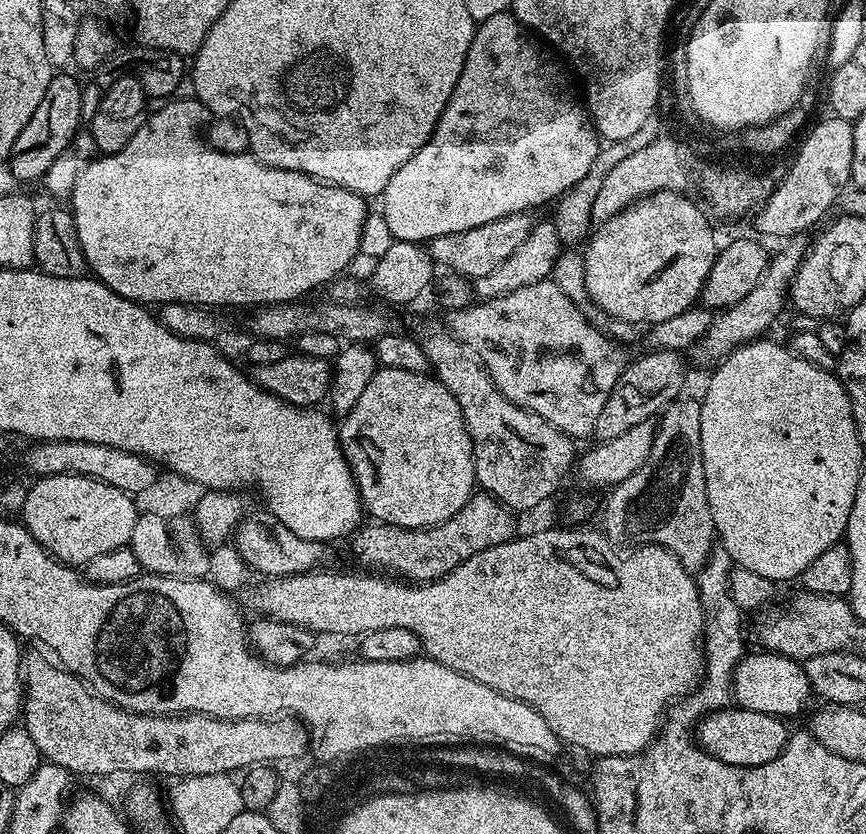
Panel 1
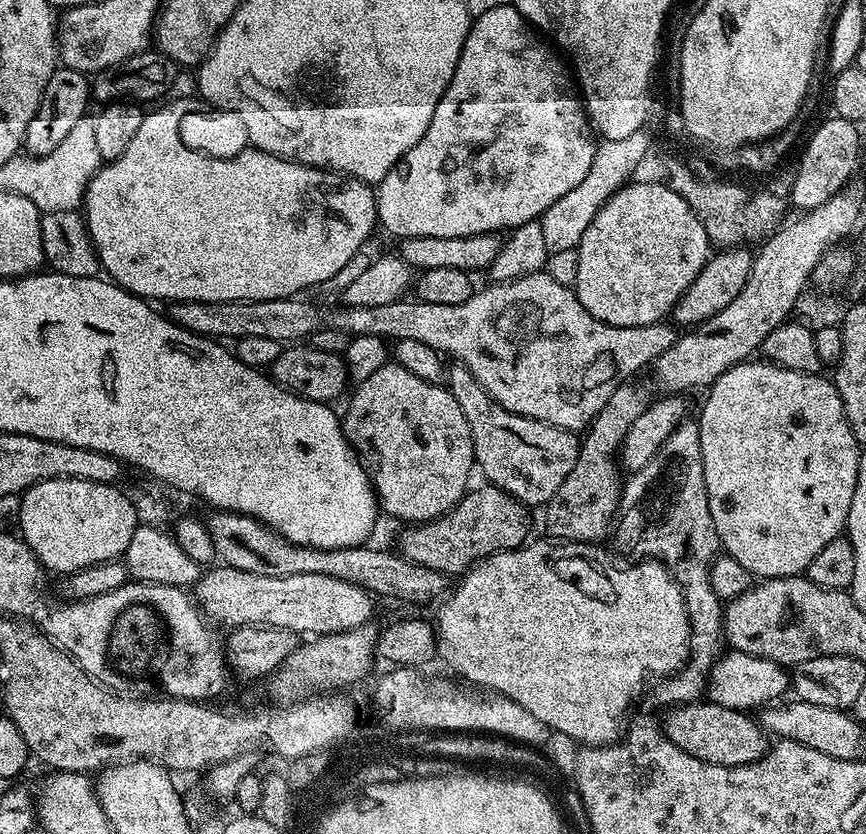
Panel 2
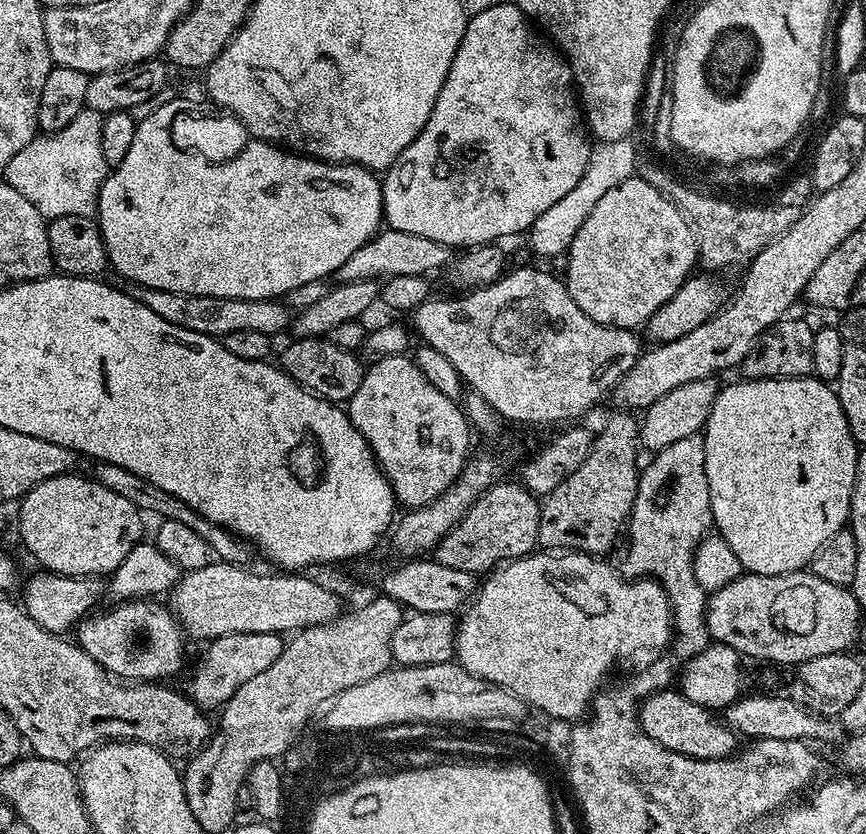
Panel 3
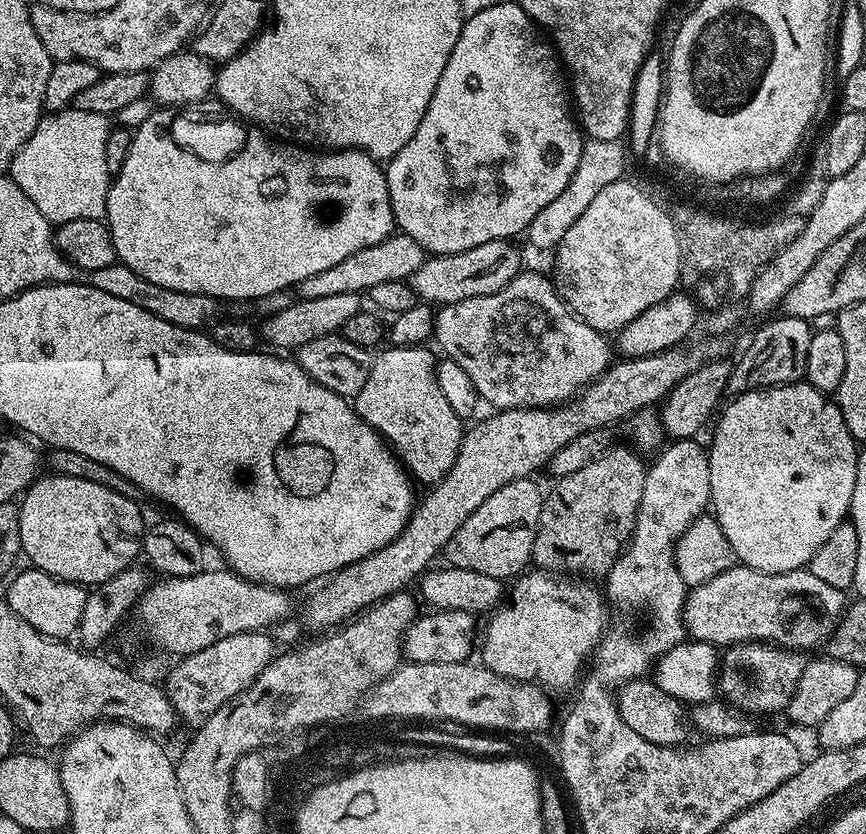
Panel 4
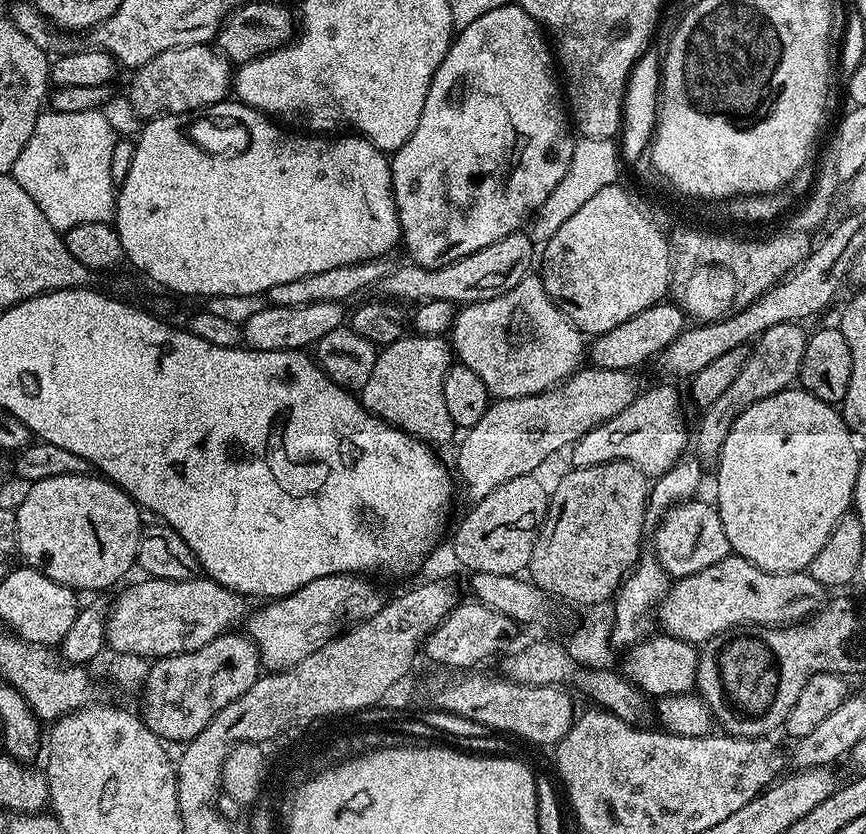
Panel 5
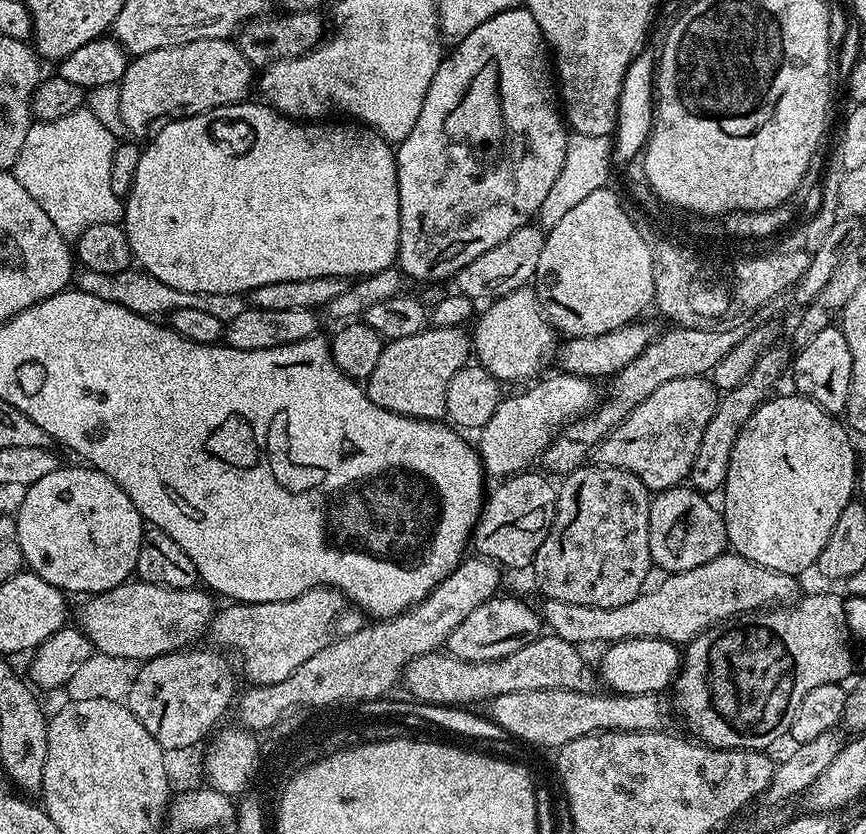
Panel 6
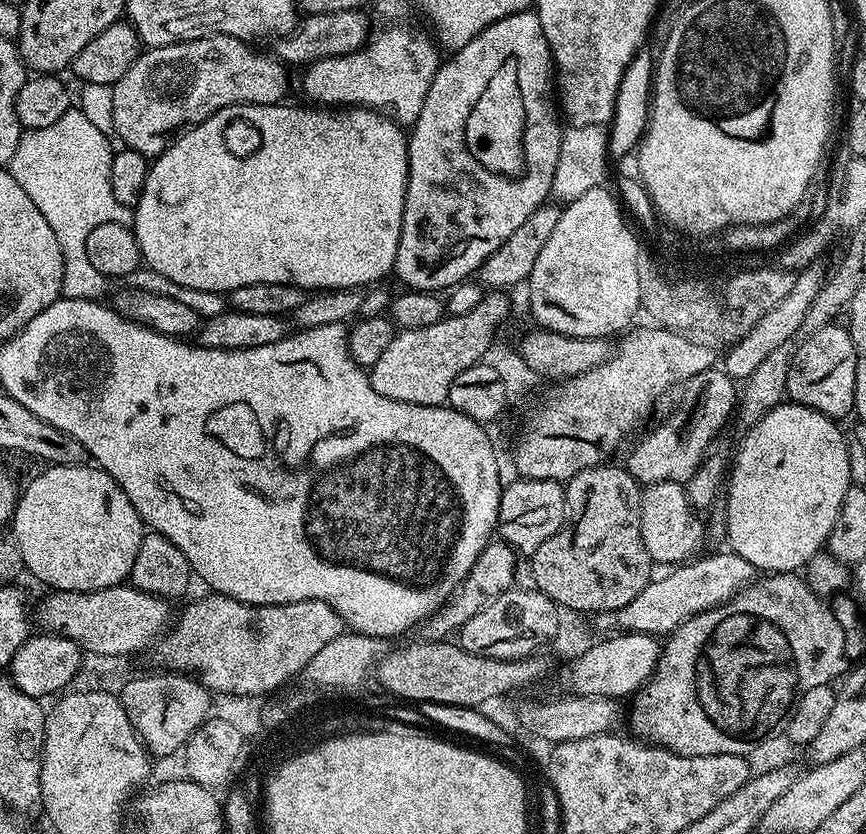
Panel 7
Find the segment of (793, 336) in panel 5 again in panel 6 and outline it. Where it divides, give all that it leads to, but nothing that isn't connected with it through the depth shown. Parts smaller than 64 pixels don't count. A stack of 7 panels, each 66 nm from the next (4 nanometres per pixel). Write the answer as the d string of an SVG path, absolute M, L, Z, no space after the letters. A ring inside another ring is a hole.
M773 346L761 354L758 362L754 362L754 370L746 374L746 378L734 390L723 393L716 401L716 409L706 422L706 431L702 433L702 442L698 442L698 454L694 454L692 469L688 471L688 480L691 487L697 492L712 494L726 482L726 474L730 470L730 454L734 450L734 442L742 430L742 426L757 408L773 395L776 382L780 375L787 373L790 368L790 352L787 347ZM788 352L789 356L788 356Z

